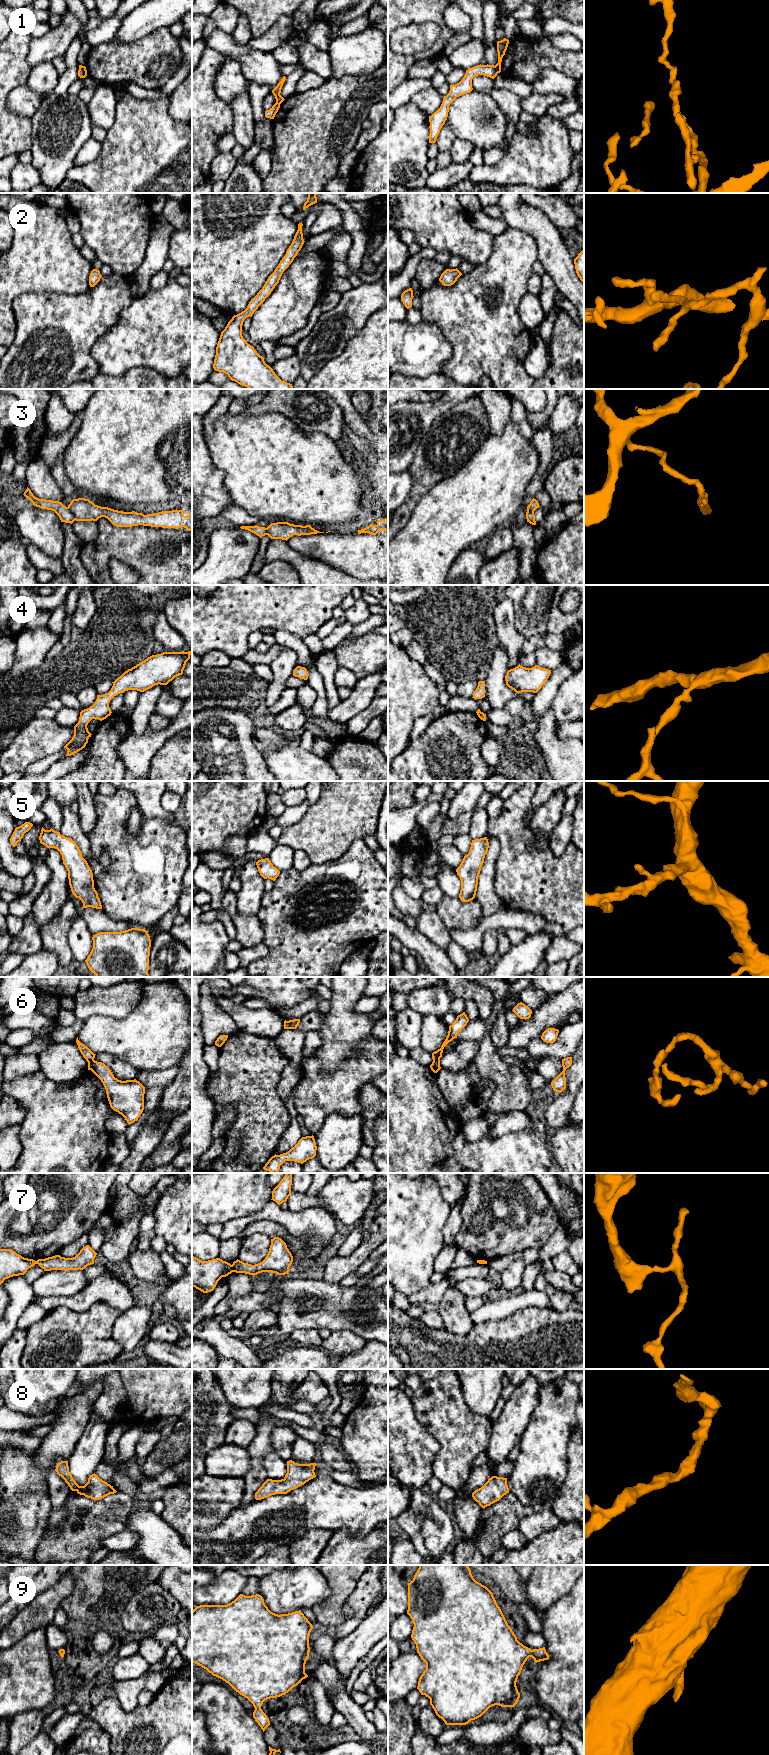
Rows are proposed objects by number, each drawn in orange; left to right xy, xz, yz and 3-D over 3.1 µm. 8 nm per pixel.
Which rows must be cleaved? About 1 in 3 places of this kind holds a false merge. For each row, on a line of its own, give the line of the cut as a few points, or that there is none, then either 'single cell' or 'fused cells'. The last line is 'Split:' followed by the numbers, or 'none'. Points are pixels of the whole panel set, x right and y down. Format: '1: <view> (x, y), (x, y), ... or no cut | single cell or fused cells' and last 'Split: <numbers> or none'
1: yz (494, 66), (498, 72) | fused cells
2: no cut | single cell
3: xy (67, 507), (75, 519) | fused cells
4: no cut | single cell
5: no cut | single cell
6: xy (94, 1060), (90, 1069) | fused cells
7: xz (231, 1265), (233, 1271) | fused cells
8: no cut | single cell
9: no cut | single cell
Split: 1, 3, 6, 7

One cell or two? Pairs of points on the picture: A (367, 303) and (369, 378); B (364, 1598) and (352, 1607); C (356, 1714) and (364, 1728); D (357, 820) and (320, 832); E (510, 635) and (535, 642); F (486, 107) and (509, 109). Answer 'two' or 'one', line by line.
A: two
B: one
C: one
D: one
E: two
F: two

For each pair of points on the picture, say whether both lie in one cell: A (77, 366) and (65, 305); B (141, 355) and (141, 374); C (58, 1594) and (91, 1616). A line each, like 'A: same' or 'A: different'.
A: same
B: different
C: different

